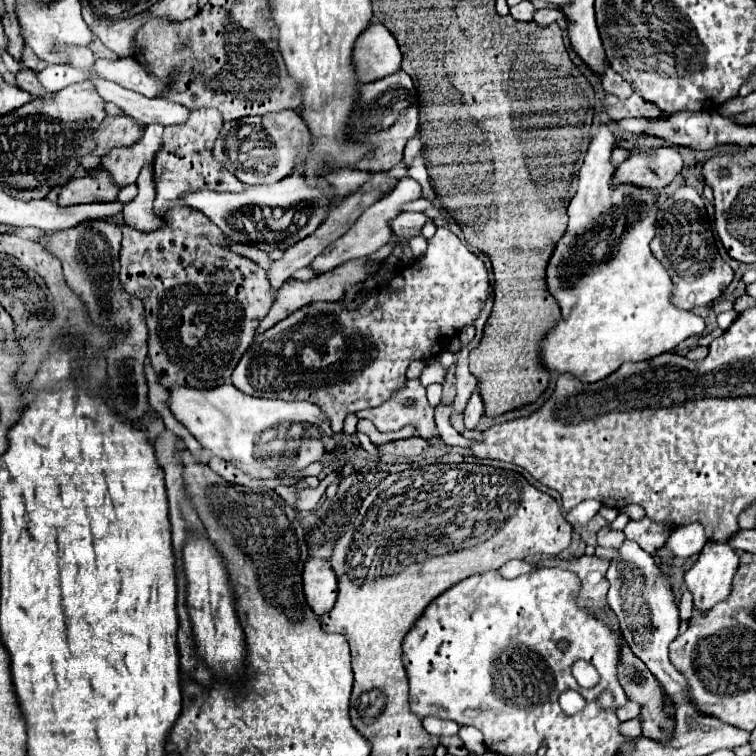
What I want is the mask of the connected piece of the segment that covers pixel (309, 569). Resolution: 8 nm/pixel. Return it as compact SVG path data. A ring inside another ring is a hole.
M310 558L304 566L304 594L314 614L324 616L332 610L338 594L338 578L330 560Z

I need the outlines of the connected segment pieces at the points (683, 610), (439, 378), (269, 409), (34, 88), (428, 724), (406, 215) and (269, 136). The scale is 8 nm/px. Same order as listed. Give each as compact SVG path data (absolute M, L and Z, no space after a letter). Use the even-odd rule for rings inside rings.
M686 590L684 594L682 594L682 598L680 598L680 602L678 602L678 608L680 608L680 618L682 620L690 620L690 616L692 616L692 606L694 606L694 602L692 602L692 594Z
M436 360L434 364L430 364L430 366L426 366L424 370L422 370L422 374L420 374L420 384L422 386L428 386L428 384L434 384L434 382L444 382L444 376L446 376L446 372L442 370L442 366L440 366L440 362Z
M232 384L212 390L174 388L168 404L176 420L190 430L204 450L232 462L250 478L274 478L282 476L284 468L306 468L322 460L326 454L322 438L334 434L328 416L316 404L244 396ZM260 452L272 454L260 456Z
M16 60L18 62L18 66L22 66L16 74L14 74L14 80L16 80L16 84L22 88L22 90L26 90L26 92L30 92L32 96L50 96L50 94L46 94L42 88L40 88L40 84L38 84L38 80L36 80L36 72L34 70L30 70L30 68L26 68L24 64L22 64L22 60Z
M426 718L426 720L424 720L424 728L426 728L430 734L438 736L438 738L442 738L442 736L456 736L458 730L460 730L460 726L458 726L456 722L442 720L442 718Z
M402 212L398 214L398 218L392 220L392 232L400 238L412 238L412 236L418 236L422 226L428 222L430 218L424 214L424 212Z
M282 110L282 112L272 112L272 114L264 114L264 116L248 116L248 118L240 118L236 122L224 122L212 154L216 158L216 162L222 162L226 166L232 166L232 172L236 178L240 178L244 184L250 186L260 186L260 184L274 184L278 180L282 180L284 176L288 176L296 164L296 154L298 150L306 150L308 148L308 128L302 122L300 114L294 110ZM244 140L250 140L248 144L256 144L262 146L262 154L260 148L252 150L252 162L254 168L238 168L238 154L240 154L240 146Z

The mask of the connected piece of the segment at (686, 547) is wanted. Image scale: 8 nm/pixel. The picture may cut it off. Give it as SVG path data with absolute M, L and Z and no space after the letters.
M688 524L676 528L670 538L666 540L666 550L676 558L688 558L700 554L706 544L704 528L700 524Z

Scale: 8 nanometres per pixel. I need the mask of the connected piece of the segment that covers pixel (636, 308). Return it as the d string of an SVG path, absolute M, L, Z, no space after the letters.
M598 124L578 174L578 190L568 204L568 230L556 244L546 268L546 286L562 310L562 320L544 338L542 364L548 370L572 372L582 382L604 380L624 362L648 360L670 352L686 338L702 334L706 326L702 316L672 304L672 278L650 250L650 242L656 234L656 194L642 186L612 184L616 172L616 164L610 160L614 144L610 126Z

